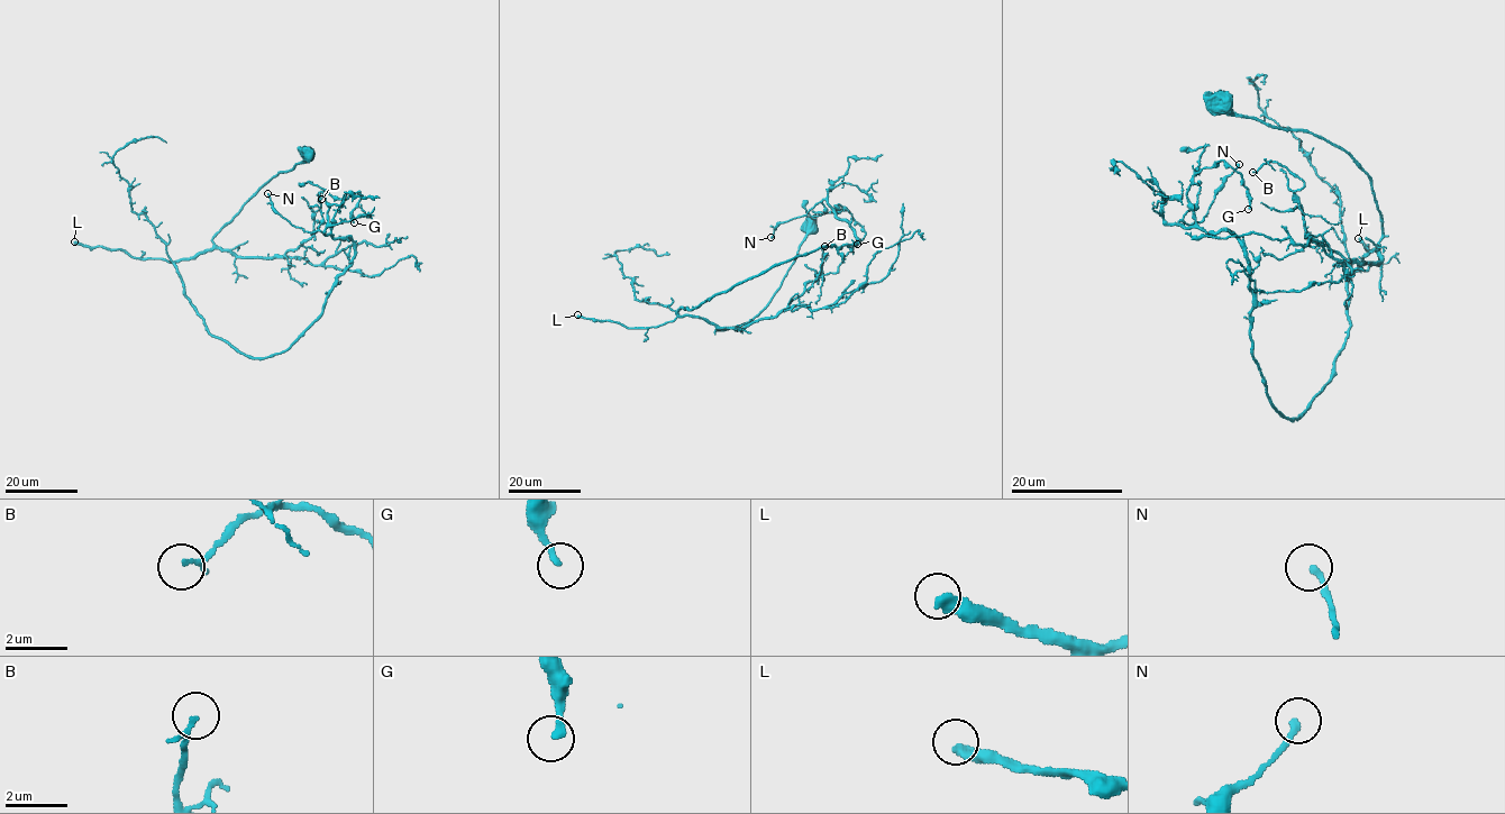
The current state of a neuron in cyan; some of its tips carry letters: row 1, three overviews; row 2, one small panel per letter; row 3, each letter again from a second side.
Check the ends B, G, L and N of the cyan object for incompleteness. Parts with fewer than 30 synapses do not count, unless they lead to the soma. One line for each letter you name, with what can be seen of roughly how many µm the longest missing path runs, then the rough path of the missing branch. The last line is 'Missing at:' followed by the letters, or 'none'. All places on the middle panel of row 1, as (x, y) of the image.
L: missing 40 µm; course (577, 314), (557, 314), (554, 310), (554, 302), (547, 296), (547, 287), (516, 263), (518, 246)
Missing at: L

